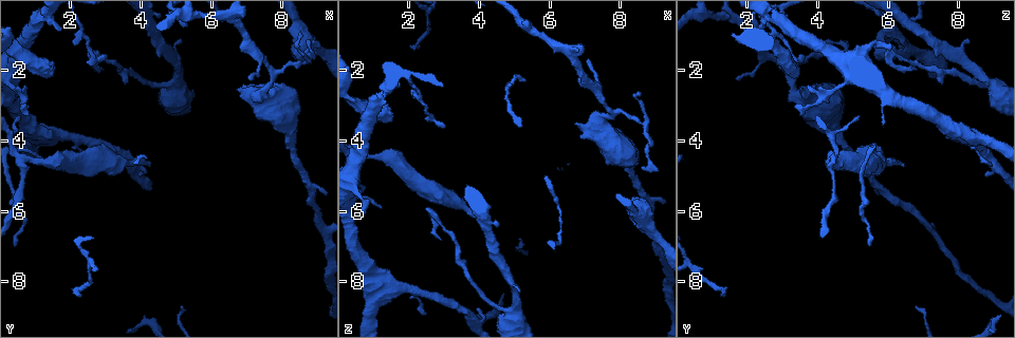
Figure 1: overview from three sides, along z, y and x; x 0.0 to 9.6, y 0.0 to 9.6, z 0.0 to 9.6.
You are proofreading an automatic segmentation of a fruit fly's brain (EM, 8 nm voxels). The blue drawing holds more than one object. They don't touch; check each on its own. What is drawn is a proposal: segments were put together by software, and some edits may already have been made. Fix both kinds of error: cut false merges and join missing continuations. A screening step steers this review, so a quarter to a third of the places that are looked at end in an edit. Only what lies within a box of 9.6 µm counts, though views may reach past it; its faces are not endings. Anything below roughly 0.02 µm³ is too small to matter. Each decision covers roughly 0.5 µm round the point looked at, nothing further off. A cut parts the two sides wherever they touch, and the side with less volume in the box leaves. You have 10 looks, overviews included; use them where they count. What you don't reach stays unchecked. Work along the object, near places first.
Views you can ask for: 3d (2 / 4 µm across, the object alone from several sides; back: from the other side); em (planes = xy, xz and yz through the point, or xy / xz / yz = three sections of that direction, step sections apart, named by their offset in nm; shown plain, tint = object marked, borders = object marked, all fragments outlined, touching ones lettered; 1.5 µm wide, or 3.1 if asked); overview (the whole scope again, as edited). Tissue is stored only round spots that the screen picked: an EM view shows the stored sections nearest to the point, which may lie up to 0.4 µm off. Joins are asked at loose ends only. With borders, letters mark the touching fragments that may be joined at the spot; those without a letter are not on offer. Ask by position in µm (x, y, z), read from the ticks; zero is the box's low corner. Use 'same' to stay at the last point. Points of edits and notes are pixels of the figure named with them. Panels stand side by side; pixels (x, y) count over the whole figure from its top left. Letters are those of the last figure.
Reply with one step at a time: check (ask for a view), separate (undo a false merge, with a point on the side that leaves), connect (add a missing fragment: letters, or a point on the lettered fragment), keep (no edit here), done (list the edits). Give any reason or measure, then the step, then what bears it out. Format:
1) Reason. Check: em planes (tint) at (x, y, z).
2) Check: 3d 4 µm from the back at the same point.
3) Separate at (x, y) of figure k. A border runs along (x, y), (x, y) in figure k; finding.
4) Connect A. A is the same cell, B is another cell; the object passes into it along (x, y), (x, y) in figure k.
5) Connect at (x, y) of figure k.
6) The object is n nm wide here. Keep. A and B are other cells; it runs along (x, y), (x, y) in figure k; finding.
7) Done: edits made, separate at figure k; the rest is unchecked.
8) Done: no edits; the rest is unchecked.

Three arms meet. Check: em xy step 4 (borders) at (0.60, 4.55, 4.45).

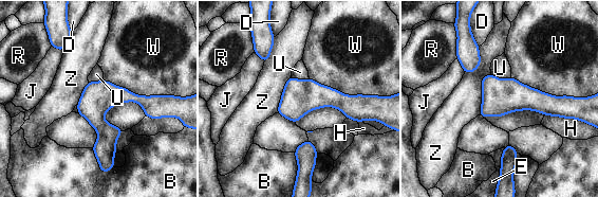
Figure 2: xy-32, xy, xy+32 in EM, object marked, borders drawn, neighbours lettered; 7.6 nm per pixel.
Keep. B, D, E, H, J, R, U, W and Z are other cells; a border runs along (544, 113), (574, 119) in figure 2; continuous, no second cell.

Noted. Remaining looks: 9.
Free end. Check: 3d 4 µm at (3.90, 4.95, 8.75).

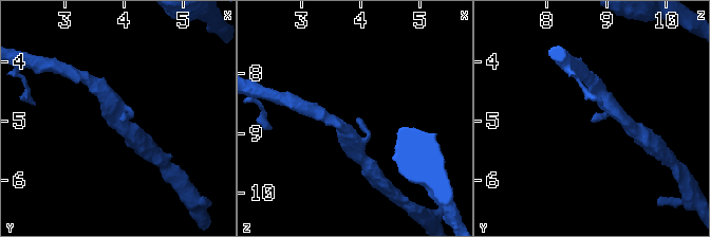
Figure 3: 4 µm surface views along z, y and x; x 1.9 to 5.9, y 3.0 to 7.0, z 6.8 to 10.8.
Now the EM. Check: em planes (borders) at (3.95, 5.00, 8.75).

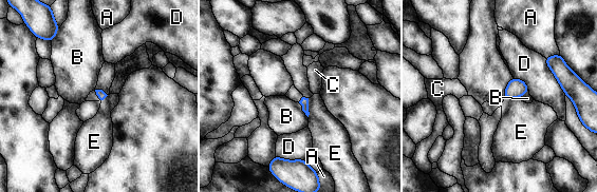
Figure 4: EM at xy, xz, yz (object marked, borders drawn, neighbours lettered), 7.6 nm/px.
Keep. A, B, C, D and E are other cells; a border runs along (298, 102), (308, 117) in figure 4; none of them fits.

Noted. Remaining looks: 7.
An open end. Check: 3d 4 µm at (4.25, 4.75, 6.45).

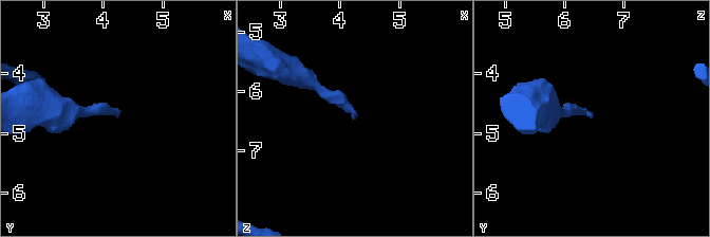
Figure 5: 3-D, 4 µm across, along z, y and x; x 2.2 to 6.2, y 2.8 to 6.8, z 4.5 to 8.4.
Shape alone is not enough. Check: em planes (borders) at (4.20, 4.75, 6.45).

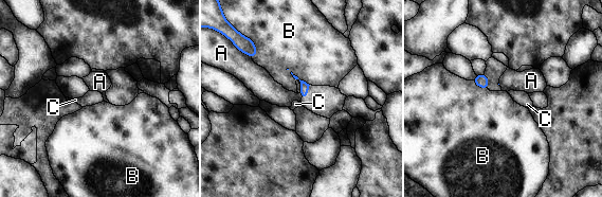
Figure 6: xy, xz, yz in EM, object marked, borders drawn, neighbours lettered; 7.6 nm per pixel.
Keep. A, B and C are other cells; a border runs along (253, 41), (256, 54), (252, 58) in figure 6; none of them fits.

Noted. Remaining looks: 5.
Sudden change in width. Check: em planes (tint) at (4.90, 2.45, 8.95).

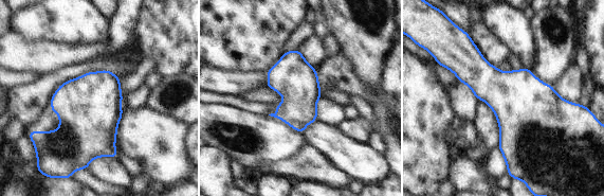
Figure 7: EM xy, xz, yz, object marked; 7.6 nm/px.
Check: em planes (borders) at the same point.

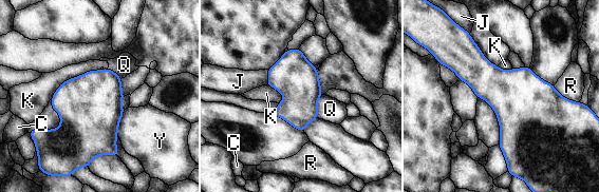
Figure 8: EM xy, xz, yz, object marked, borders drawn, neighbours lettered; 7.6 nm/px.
The object is 380 nm wide here. Keep. C, J, K, Q, R and Y are other cells; a border runs along (99, 69), (64, 80), (50, 98) in figure 8; continuous, no second cell.

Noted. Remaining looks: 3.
Done: no edits; the rest is unchecked.

